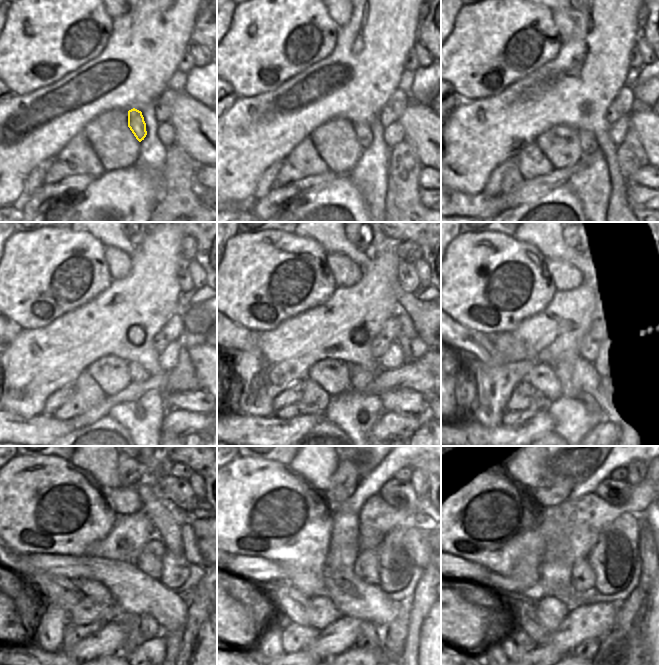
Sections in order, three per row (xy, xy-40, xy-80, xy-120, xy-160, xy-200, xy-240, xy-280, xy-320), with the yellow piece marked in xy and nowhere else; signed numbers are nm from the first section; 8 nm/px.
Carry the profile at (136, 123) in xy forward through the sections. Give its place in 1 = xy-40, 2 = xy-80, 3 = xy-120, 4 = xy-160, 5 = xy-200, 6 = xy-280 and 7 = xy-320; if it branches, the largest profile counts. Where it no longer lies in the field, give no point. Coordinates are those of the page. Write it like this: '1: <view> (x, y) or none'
1: xy-40 (363, 133)
2: xy-80 (588, 145)
3: xy-120 (137, 374)
4: xy-160 (360, 377)
5: xy-200 (591, 398)
6: xy-280 (370, 634)
7: xy-320 (588, 649)

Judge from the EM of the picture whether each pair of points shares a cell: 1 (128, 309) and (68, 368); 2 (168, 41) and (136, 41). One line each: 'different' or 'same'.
1: same
2: same

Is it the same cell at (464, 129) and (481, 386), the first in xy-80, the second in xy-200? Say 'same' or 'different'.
same

